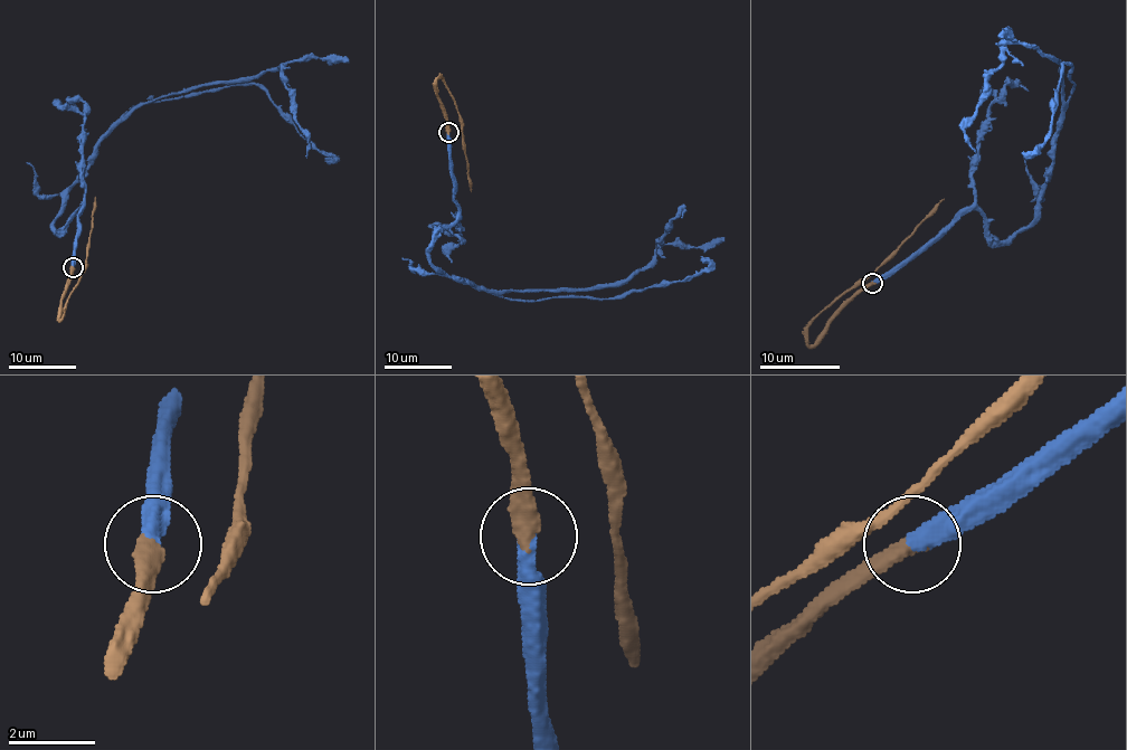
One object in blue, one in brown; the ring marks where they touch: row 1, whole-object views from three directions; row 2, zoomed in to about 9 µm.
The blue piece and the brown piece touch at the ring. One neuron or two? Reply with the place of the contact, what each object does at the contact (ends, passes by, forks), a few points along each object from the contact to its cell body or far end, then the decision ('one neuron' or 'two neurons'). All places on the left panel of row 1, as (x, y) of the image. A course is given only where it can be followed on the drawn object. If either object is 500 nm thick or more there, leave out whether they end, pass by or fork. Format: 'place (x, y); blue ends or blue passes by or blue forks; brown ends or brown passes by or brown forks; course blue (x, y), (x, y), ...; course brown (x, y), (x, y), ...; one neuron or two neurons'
place (73, 267); blue ends; brown ends; course blue (72, 267), (83, 206), (58, 231), (54, 219), (65, 189), (134, 108), (277, 67), (308, 139), (306, 158); course brown (72, 267), (72, 277), (62, 298), (60, 319), (86, 265), (96, 196); one neuron

